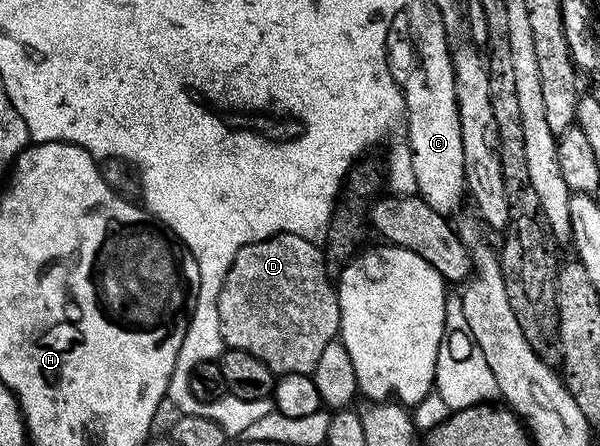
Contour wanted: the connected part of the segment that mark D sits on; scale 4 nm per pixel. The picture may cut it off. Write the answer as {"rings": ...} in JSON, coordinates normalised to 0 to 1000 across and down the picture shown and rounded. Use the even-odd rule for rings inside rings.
{"rings":[[[460,525],[453,534],[430,538],[423,547],[410,547],[410,556],[403,556],[397,565],[397,574],[390,574],[390,592],[383,592],[383,610],[377,610],[377,637],[370,637],[370,655],[363,664],[363,726],[373,756],[375,778],[383,785],[417,789],[417,798],[430,798],[430,807],[437,807],[437,816],[443,816],[462,843],[477,839],[518,841],[520,827],[530,816],[537,787],[543,780],[543,771],[562,765],[567,747],[567,664],[555,626],[553,632],[547,626],[547,612],[550,612],[550,599],[540,583],[538,558],[528,545],[510,538],[503,529]]]}

